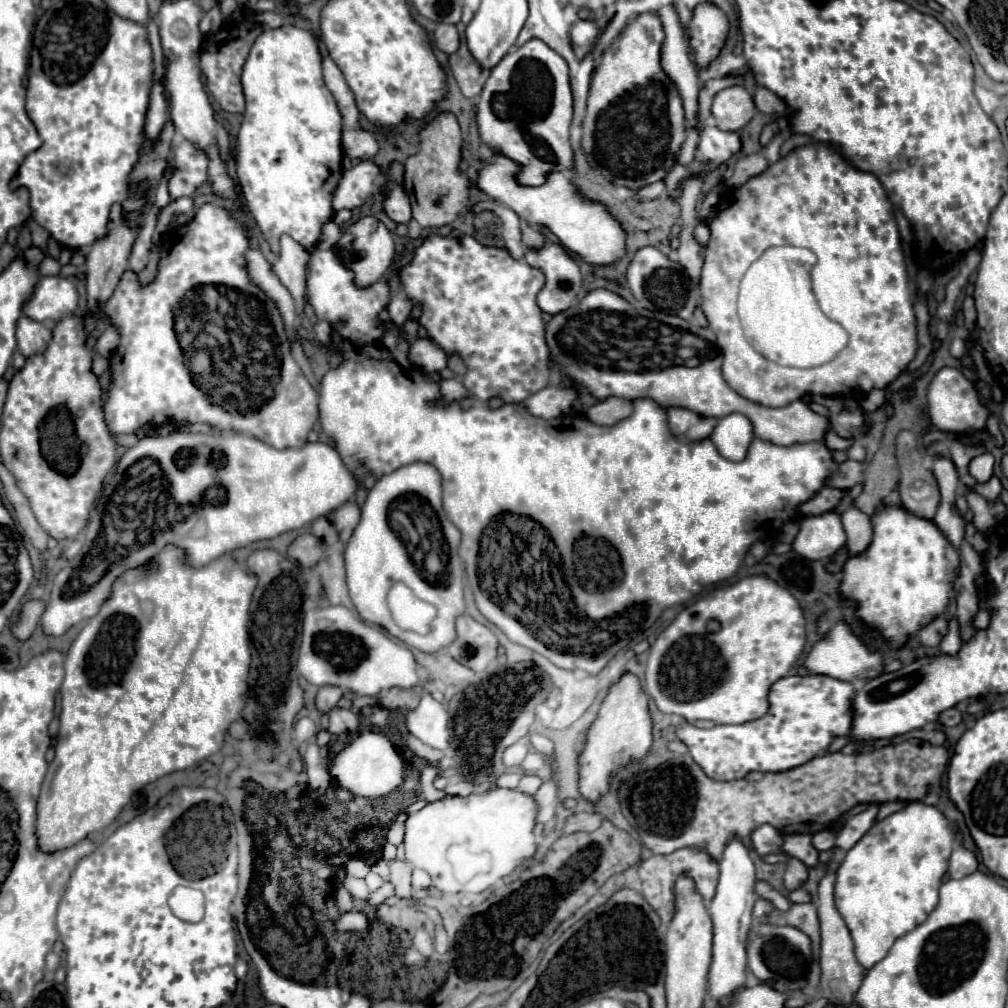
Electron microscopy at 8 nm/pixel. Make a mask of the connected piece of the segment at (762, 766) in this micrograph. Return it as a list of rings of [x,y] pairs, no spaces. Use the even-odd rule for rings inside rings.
[[[785,676],[771,686],[769,692],[769,712],[753,722],[737,724],[737,726],[713,726],[713,728],[697,728],[683,720],[675,734],[689,748],[693,760],[703,768],[703,772],[713,780],[737,780],[745,778],[749,772],[783,772],[803,762],[809,762],[811,756],[819,756],[827,750],[833,738],[847,736],[853,720],[851,700],[855,696],[855,688],[851,682],[827,678],[827,676]]]

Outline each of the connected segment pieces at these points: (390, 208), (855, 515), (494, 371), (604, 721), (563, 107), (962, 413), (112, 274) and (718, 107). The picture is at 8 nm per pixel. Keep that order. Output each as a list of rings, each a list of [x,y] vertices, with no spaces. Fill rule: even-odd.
[[[395,184],[387,192],[387,196],[383,200],[383,210],[397,224],[407,224],[411,220],[411,202],[409,202],[409,198],[401,186]]]
[[[851,506],[843,510],[839,518],[847,532],[847,548],[851,550],[851,554],[861,554],[869,546],[871,536],[873,536],[873,526],[871,526],[869,516],[861,512],[859,508]]]
[[[427,236],[415,250],[413,260],[401,268],[399,284],[405,298],[421,308],[419,324],[427,330],[429,340],[433,340],[447,356],[461,356],[467,366],[465,386],[475,398],[479,396],[479,400],[485,402],[499,396],[503,402],[523,402],[527,396],[547,386],[551,370],[543,338],[545,328],[537,306],[537,294],[545,284],[541,270],[527,266],[523,260],[511,258],[507,250],[481,246],[471,236]]]
[[[625,672],[615,684],[609,686],[605,700],[601,702],[595,722],[587,730],[587,742],[579,754],[579,794],[589,802],[597,804],[609,790],[609,776],[627,766],[633,760],[647,756],[653,734],[651,734],[651,716],[649,716],[649,698],[641,688],[641,682],[635,674]]]
[[[531,38],[503,56],[491,70],[477,104],[477,124],[483,142],[493,152],[501,152],[523,166],[517,180],[525,186],[539,186],[545,182],[547,172],[573,166],[569,144],[571,116],[573,100],[567,62],[539,38]]]
[[[941,368],[933,376],[933,380],[929,382],[927,388],[927,404],[929,404],[931,422],[939,430],[949,430],[949,432],[981,430],[981,428],[985,428],[985,422],[989,416],[989,410],[983,404],[979,404],[977,390],[957,368]]]
[[[115,204],[111,208],[111,216],[109,216],[109,224],[107,224],[107,234],[103,238],[99,238],[91,248],[89,248],[89,254],[87,254],[87,280],[85,280],[85,288],[87,288],[87,302],[89,302],[89,308],[95,308],[97,304],[101,304],[103,300],[107,300],[121,274],[127,270],[127,258],[131,254],[131,248],[133,248],[133,242],[139,234],[139,228],[133,228],[127,224],[127,212],[123,210],[121,204]]]
[[[731,86],[721,90],[715,100],[711,114],[715,118],[715,126],[727,132],[741,130],[755,114],[753,96],[743,86]]]

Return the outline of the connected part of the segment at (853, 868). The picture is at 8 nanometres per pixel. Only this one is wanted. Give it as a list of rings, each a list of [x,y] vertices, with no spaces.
[[[907,802],[899,812],[877,820],[867,834],[847,850],[835,874],[835,906],[851,932],[855,956],[863,968],[875,966],[875,962],[887,954],[895,938],[907,934],[907,930],[913,930],[919,922],[925,922],[927,914],[935,910],[937,892],[953,850],[953,838],[953,826],[941,810],[925,802]]]

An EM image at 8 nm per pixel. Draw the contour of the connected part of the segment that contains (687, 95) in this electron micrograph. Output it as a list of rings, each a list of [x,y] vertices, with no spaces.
[[[673,4],[661,6],[659,10],[655,10],[655,16],[661,20],[661,26],[665,32],[665,40],[661,46],[661,68],[671,78],[671,82],[675,84],[683,100],[687,122],[695,126],[699,120],[697,94],[701,84],[697,78],[697,70],[689,60],[689,48],[687,48],[687,42],[683,40],[685,32],[679,22],[677,8]]]

